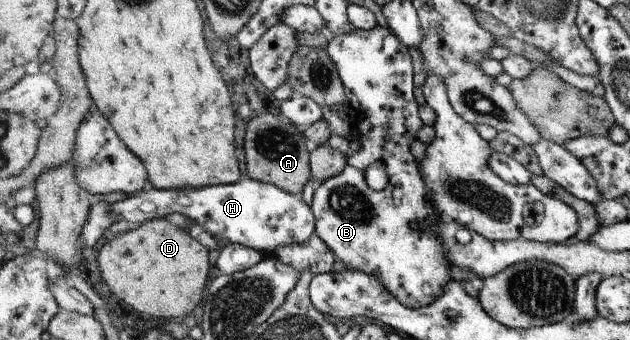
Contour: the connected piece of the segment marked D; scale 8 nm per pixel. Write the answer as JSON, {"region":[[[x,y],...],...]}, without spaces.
{"region":[[[167,218],[145,222],[141,227],[118,234],[101,249],[100,271],[109,288],[138,313],[153,317],[187,317],[207,290],[209,251],[189,230]]]}

